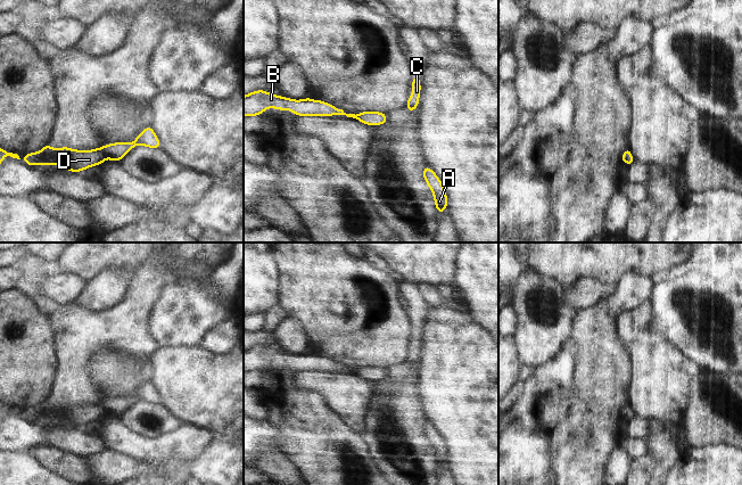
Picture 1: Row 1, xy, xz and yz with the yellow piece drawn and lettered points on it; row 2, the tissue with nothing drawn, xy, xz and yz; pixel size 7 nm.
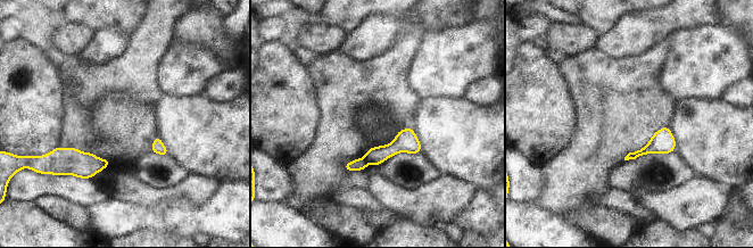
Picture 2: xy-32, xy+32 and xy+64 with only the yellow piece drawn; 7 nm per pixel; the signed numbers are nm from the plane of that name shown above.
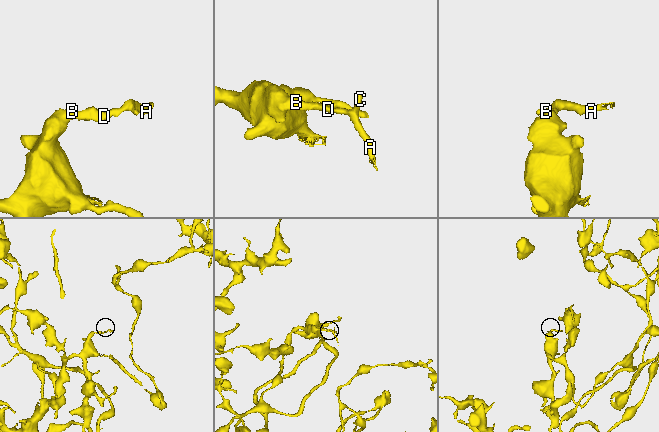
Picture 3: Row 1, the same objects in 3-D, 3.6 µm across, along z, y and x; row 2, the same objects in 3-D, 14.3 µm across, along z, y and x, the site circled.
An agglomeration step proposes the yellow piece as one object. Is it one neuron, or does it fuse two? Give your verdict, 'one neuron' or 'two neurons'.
two neurons

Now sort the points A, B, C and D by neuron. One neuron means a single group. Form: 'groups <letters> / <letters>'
groups A C / B D

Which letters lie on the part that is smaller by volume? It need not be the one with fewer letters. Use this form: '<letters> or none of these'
A, C

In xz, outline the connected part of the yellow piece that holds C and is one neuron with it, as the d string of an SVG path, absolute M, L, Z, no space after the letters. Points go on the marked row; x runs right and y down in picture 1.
M414 75L412 79L412 94L407 99L405 107L413 114L413 110L419 106L420 92L421 92L421 79Z

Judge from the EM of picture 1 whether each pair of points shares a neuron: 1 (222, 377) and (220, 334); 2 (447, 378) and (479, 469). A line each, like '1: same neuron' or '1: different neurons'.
1: different neurons
2: same neuron

